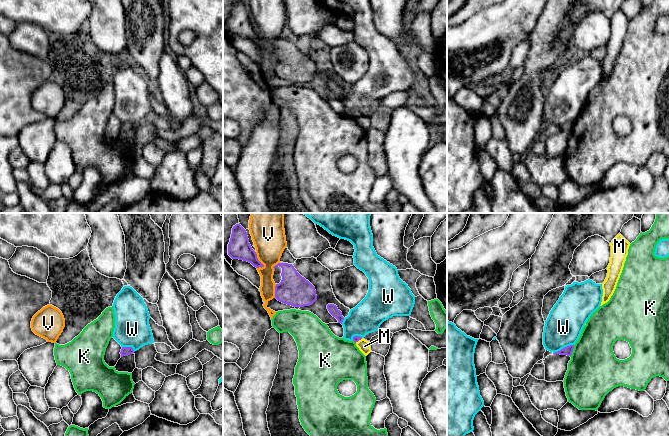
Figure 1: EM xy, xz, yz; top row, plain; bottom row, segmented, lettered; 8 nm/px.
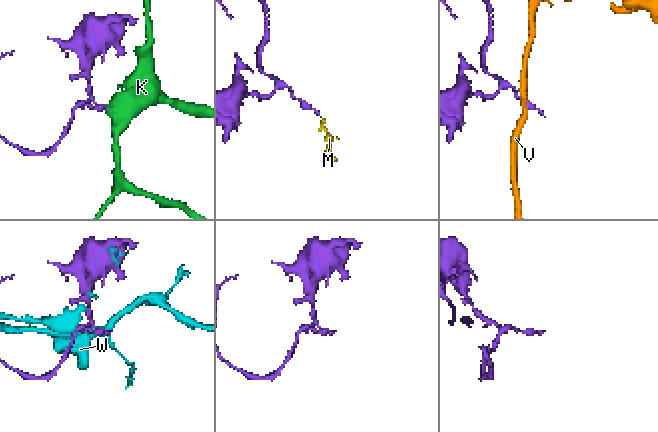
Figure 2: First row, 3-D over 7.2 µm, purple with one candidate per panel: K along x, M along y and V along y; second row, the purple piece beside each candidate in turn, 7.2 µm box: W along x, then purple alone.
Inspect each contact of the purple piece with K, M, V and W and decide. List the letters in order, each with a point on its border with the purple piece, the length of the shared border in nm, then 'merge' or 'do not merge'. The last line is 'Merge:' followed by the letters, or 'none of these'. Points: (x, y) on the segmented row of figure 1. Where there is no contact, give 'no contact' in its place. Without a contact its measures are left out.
K: meets purple in yz at (572, 351); contact 100 nm long; do not merge
M: meets purple in xz at (358, 340); contact 70 nm long; do not merge
V: meets purple in xz at (258, 260); contact 140 nm long; do not merge
W: meets purple in yz at (563, 348); contact 180 nm long; do not merge
Merge: none of these

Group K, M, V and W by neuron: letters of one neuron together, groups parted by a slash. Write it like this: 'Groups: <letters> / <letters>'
Groups: K / M / V / W

